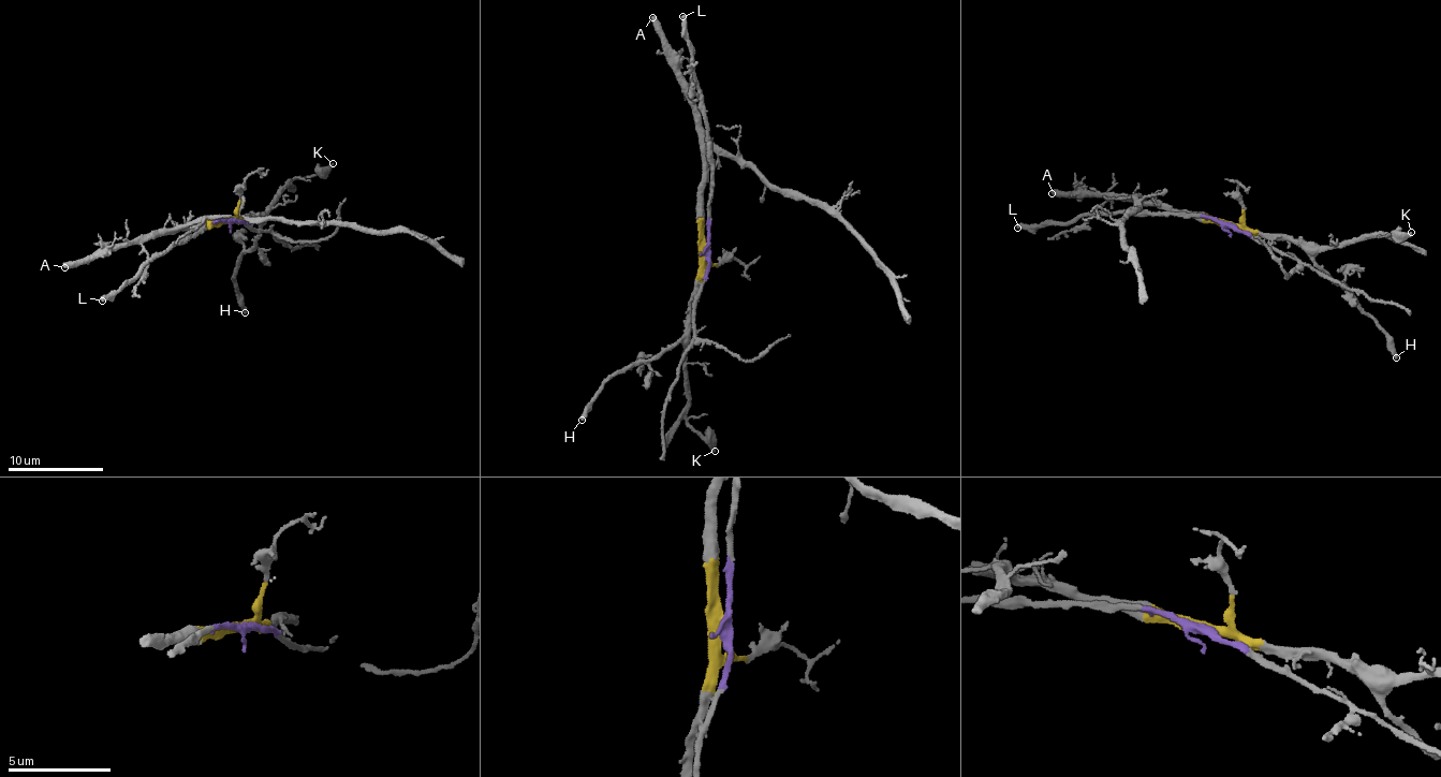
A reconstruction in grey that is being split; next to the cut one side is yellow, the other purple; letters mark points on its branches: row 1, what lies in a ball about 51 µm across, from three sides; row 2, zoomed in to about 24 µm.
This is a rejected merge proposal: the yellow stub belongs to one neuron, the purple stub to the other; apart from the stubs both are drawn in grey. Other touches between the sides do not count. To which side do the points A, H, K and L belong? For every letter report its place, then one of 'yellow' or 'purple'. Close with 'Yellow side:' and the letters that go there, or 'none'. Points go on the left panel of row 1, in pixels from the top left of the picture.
A: at (64, 267); yellow
H: at (245, 312); yellow
K: at (333, 163); yellow
L: at (102, 301); purple
Yellow side: A, H, K

